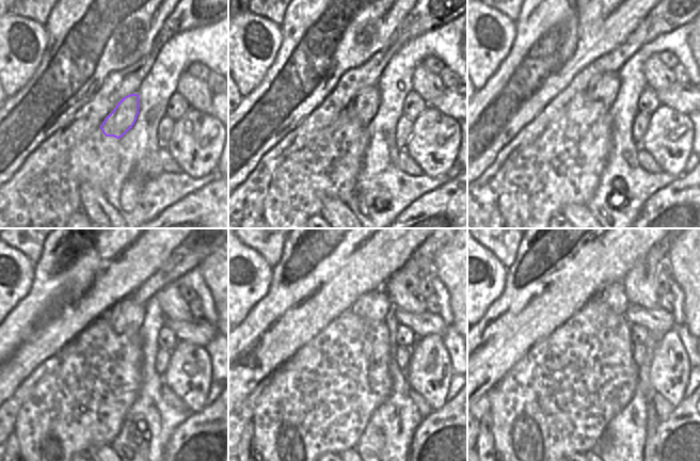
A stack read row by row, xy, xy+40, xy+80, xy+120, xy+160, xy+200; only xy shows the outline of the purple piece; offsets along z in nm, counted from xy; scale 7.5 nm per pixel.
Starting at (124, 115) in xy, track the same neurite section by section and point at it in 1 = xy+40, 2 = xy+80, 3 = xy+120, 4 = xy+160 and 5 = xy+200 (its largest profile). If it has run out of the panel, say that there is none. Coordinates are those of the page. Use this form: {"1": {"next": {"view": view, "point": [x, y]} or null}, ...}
{"1": {"next": {"view": "xy+40", "point": [365, 102]}}, "2": {"next": {"view": "xy+80", "point": [603, 89]}}, "3": {"next": {"view": "xy+120", "point": [127, 316]}}, "4": {"next": {"view": "xy+160", "point": [374, 305]}}, "5": {"next": {"view": "xy+200", "point": [614, 295]}}}

